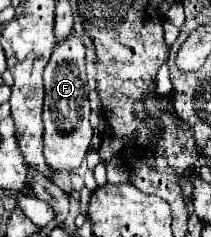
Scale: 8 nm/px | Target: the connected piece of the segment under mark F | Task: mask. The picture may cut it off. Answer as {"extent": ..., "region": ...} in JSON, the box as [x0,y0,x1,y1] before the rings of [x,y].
{"extent":[43,31,93,171],"region":[[[73,31],[69,37],[59,41],[51,53],[51,61],[45,67],[43,81],[45,81],[45,107],[43,107],[43,121],[45,121],[45,133],[43,133],[43,155],[47,163],[57,171],[75,171],[91,143],[93,127],[89,123],[89,85],[87,85],[87,73],[85,73],[85,43],[81,37]]]}

